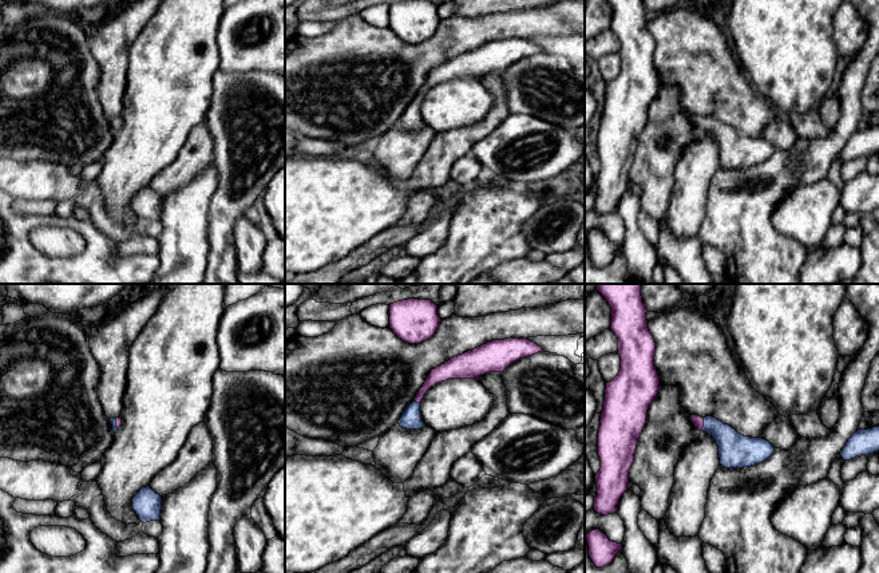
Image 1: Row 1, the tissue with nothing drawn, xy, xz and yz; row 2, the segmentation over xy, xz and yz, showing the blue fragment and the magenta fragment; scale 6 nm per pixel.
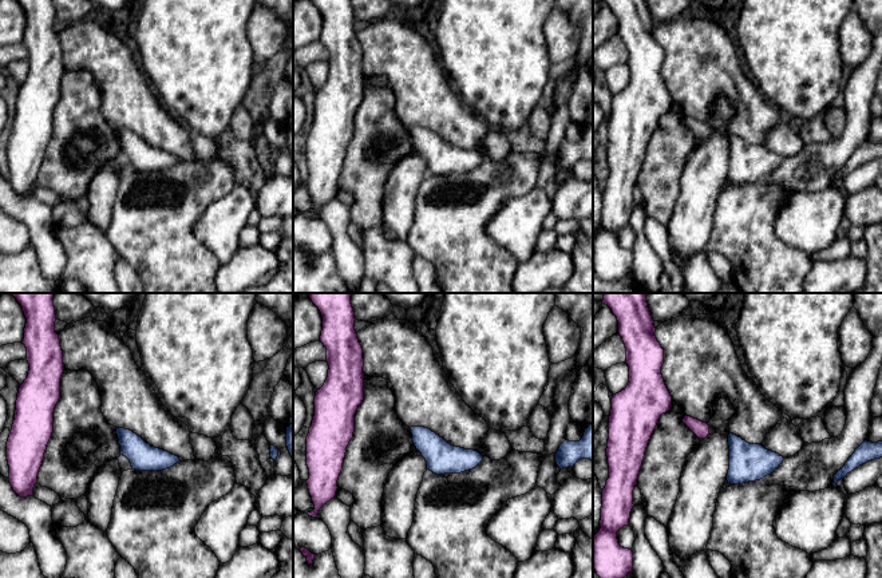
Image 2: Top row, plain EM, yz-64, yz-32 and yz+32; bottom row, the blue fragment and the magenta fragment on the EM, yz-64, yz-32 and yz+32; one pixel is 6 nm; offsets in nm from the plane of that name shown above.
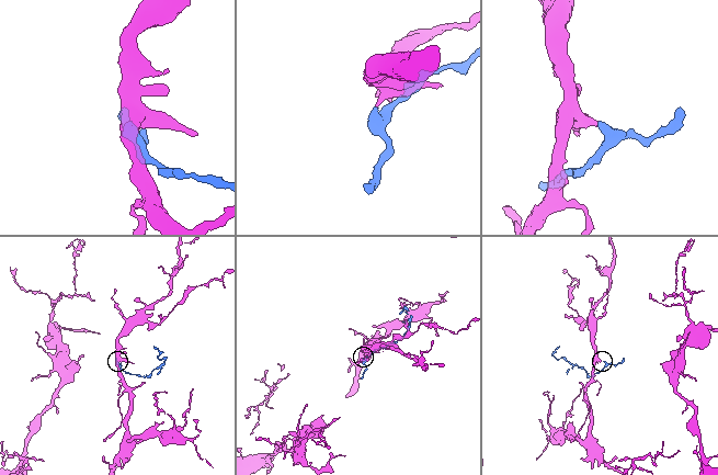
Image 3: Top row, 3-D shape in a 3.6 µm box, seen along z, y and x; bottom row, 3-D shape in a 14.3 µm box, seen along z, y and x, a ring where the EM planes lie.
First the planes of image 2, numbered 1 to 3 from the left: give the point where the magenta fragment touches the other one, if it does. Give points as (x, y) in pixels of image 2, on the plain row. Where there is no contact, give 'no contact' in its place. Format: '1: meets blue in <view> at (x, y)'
1: no contact
2: no contact
3: no contact

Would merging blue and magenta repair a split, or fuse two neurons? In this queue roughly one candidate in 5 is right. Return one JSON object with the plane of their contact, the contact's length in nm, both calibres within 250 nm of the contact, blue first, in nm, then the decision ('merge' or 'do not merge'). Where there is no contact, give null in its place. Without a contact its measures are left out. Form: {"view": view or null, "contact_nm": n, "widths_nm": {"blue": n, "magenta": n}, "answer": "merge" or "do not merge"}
{"view": "yz", "contact_nm": 80, "widths_nm": {"blue": 200, "magenta": 70}, "answer": "merge"}

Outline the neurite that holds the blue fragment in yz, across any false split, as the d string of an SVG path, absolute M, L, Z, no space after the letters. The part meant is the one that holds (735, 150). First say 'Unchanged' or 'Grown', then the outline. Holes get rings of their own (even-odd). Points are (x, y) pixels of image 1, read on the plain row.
Grown. M690 114L690 120L697 130L714 138L718 146L720 165L725 169L743 169L759 165L775 151L775 147L768 141L744 137L713 116L701 118Z

